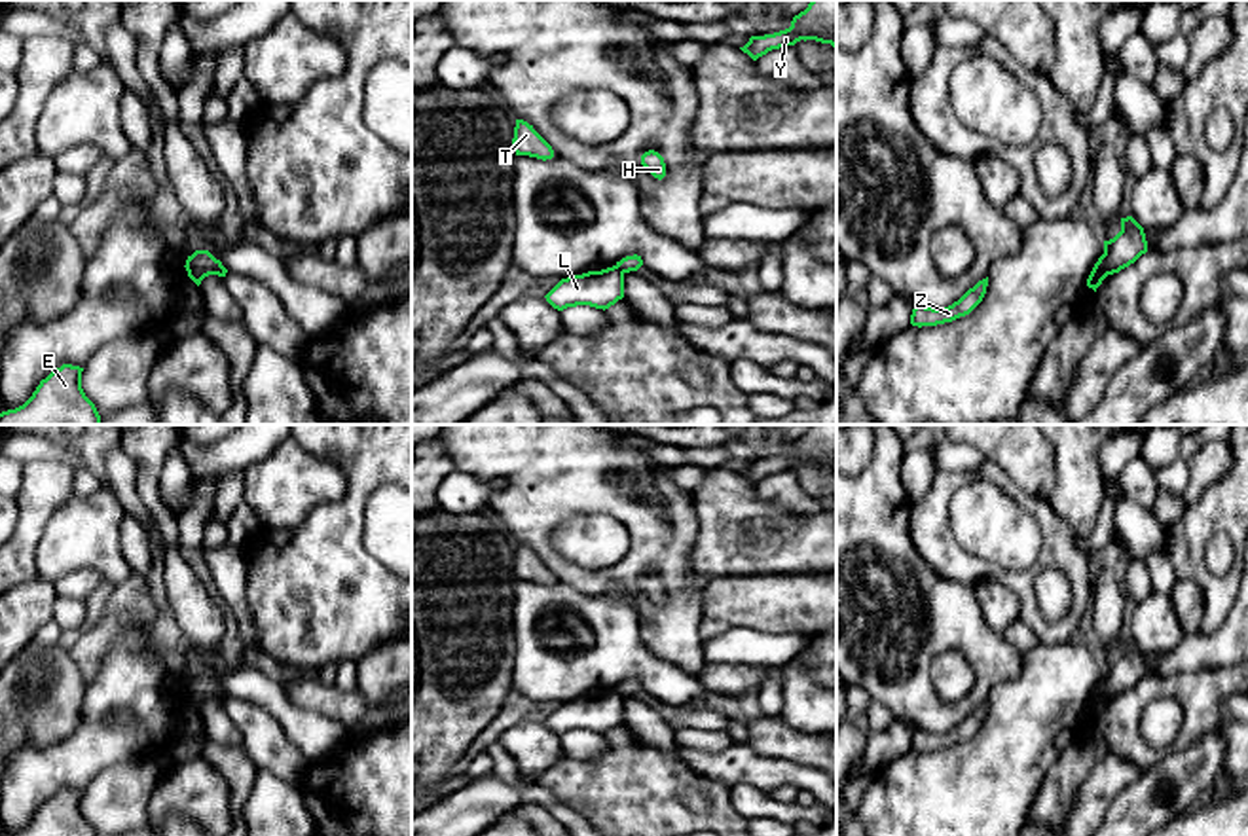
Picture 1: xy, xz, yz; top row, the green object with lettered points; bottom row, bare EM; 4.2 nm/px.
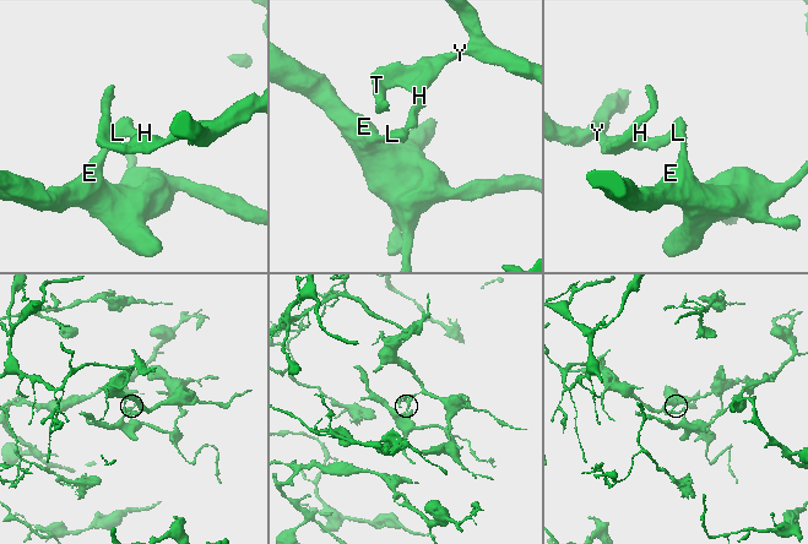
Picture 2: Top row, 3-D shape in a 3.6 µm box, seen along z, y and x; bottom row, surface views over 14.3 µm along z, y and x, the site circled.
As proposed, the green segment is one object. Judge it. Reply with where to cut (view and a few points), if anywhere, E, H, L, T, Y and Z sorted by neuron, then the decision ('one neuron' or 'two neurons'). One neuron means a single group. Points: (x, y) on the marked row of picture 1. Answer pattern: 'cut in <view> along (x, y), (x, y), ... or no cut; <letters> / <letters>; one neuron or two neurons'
cut in yz along (1102, 254), (1108, 273); E L / H T Y Z; two neurons

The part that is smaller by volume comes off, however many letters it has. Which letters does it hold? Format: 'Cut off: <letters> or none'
Cut off: E, L

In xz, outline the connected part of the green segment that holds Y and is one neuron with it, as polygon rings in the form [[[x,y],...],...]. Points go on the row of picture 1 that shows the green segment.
[[[812,0],[804,11],[793,17],[789,28],[751,36],[740,49],[757,61],[772,49],[795,45],[800,40],[831,44],[836,49],[836,0]]]

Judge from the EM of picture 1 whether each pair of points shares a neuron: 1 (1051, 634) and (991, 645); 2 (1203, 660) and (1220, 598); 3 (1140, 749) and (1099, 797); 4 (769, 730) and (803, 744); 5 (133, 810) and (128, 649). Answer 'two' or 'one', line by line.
1: two
2: two
3: two
4: one
5: two

